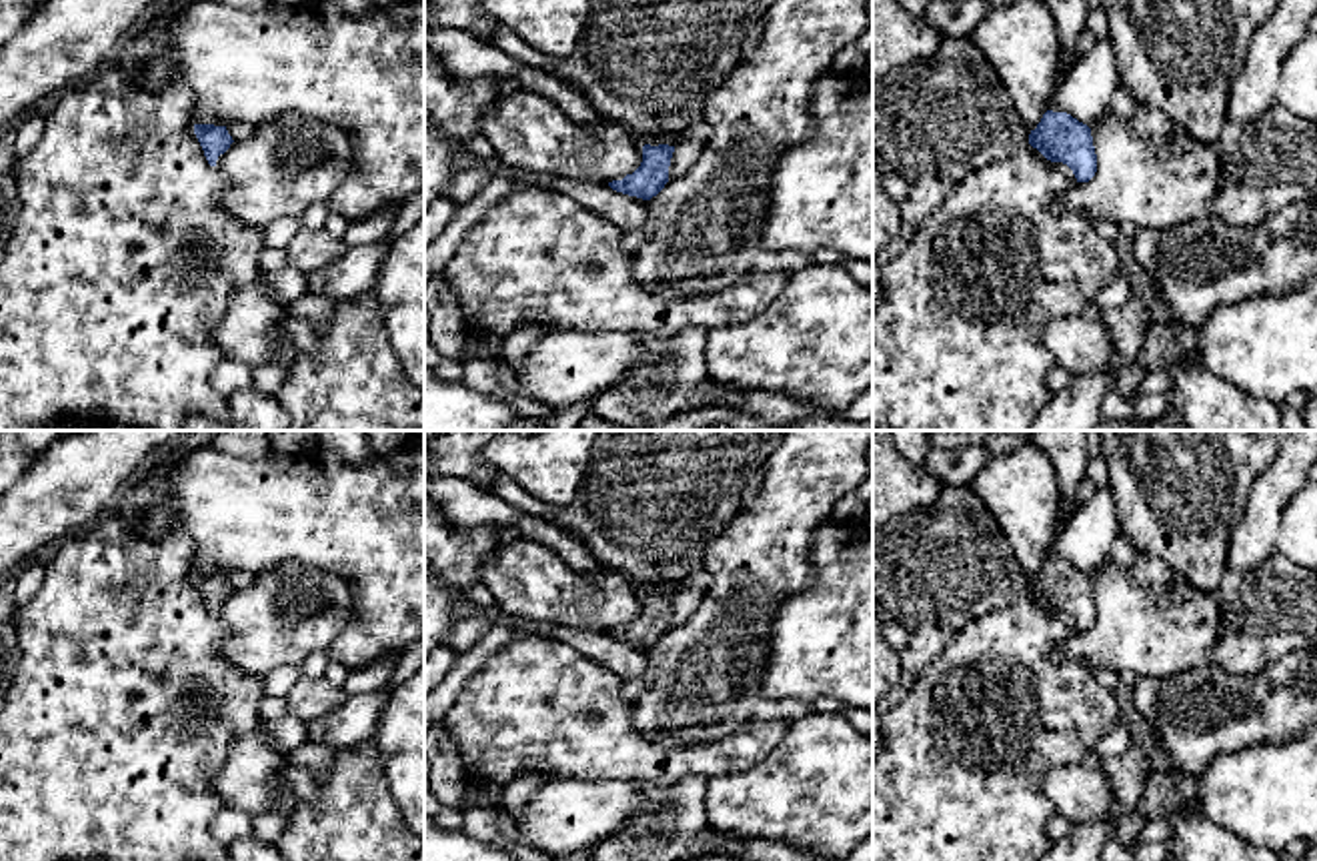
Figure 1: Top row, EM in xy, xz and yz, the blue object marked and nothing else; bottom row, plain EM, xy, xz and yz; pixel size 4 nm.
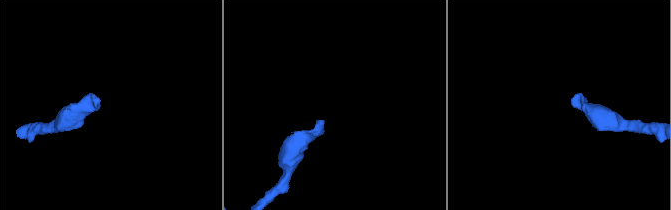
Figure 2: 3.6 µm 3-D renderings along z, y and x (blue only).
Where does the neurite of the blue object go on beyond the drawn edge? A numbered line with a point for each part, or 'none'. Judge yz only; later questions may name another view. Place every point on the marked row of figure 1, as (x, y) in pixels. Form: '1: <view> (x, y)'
1: yz (949, 115)

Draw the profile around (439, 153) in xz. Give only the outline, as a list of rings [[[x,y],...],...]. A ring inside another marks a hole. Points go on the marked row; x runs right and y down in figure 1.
[[[424,126],[424,206],[440,198],[454,176],[452,160],[456,150],[436,128]]]

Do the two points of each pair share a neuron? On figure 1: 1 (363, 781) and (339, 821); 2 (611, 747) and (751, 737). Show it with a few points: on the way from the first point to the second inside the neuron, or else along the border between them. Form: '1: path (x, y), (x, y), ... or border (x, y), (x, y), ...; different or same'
1: path (355, 791), (349, 811); same
2: path (645, 753), (717, 757); same

